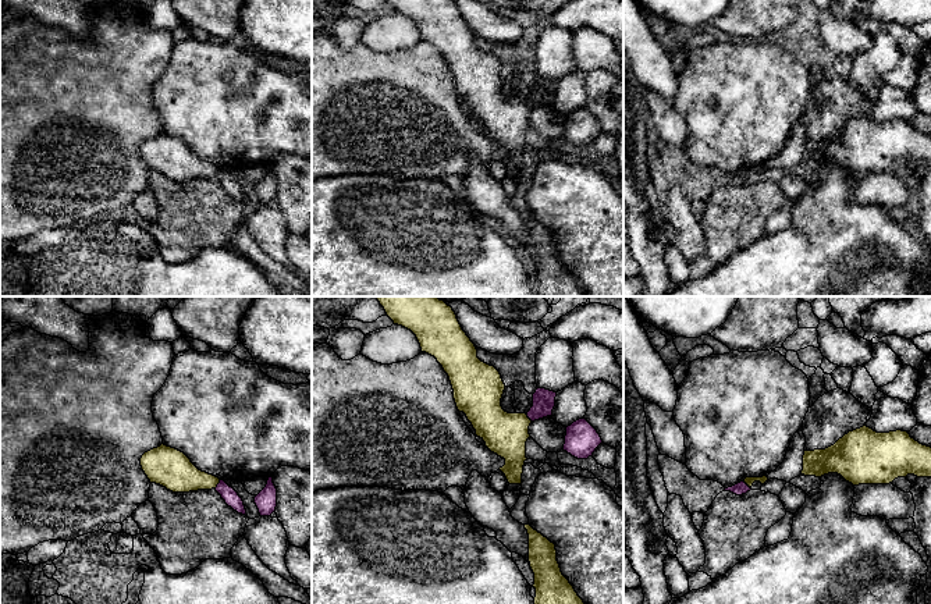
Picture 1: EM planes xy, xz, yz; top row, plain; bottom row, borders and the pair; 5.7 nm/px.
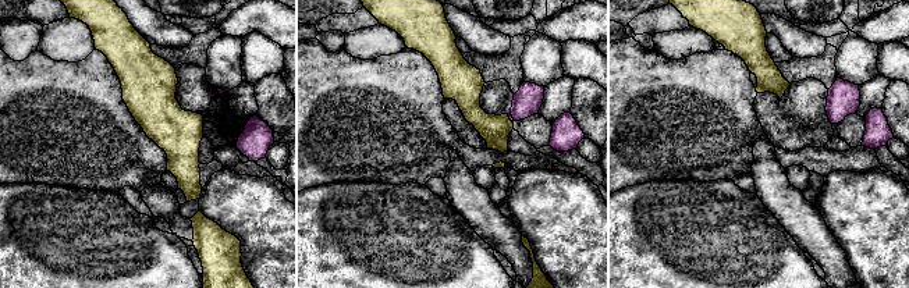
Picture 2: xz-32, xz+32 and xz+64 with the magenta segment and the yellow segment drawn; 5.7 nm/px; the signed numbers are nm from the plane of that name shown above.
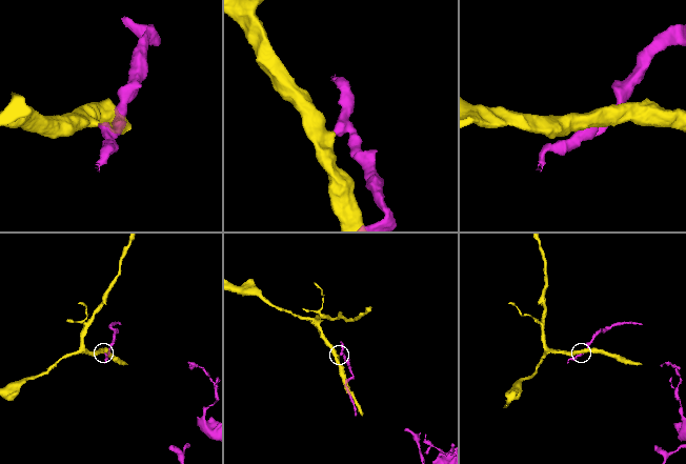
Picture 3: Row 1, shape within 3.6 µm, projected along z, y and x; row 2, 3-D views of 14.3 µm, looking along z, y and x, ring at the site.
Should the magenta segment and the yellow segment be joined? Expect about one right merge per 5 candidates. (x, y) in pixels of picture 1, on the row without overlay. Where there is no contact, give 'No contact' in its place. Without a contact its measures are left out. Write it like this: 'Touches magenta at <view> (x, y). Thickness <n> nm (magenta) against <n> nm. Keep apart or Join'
Touches magenta at xy (217, 173). Thickness 90 nm (magenta) against 220 nm. Keep apart

